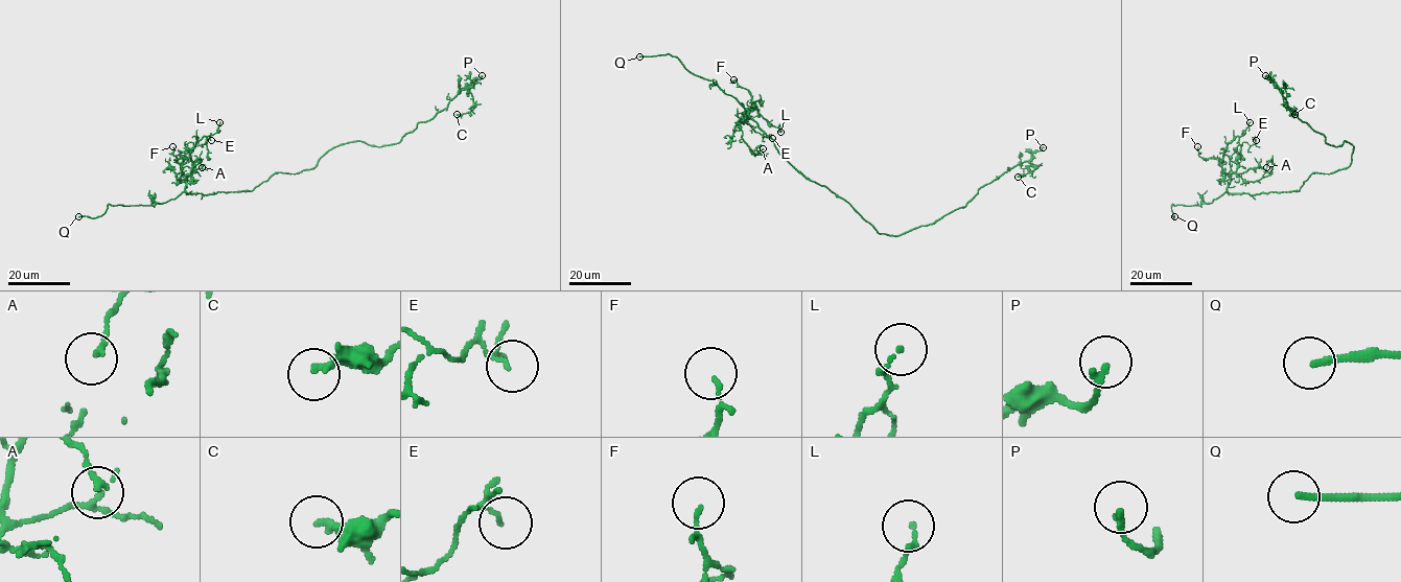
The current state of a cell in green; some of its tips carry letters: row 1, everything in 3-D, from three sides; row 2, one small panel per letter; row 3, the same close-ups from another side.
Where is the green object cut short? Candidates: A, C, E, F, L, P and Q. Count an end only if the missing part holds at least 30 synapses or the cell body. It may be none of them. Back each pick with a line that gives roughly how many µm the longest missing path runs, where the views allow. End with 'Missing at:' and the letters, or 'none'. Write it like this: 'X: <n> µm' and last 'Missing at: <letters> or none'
Q: 30 µm
Missing at: Q

